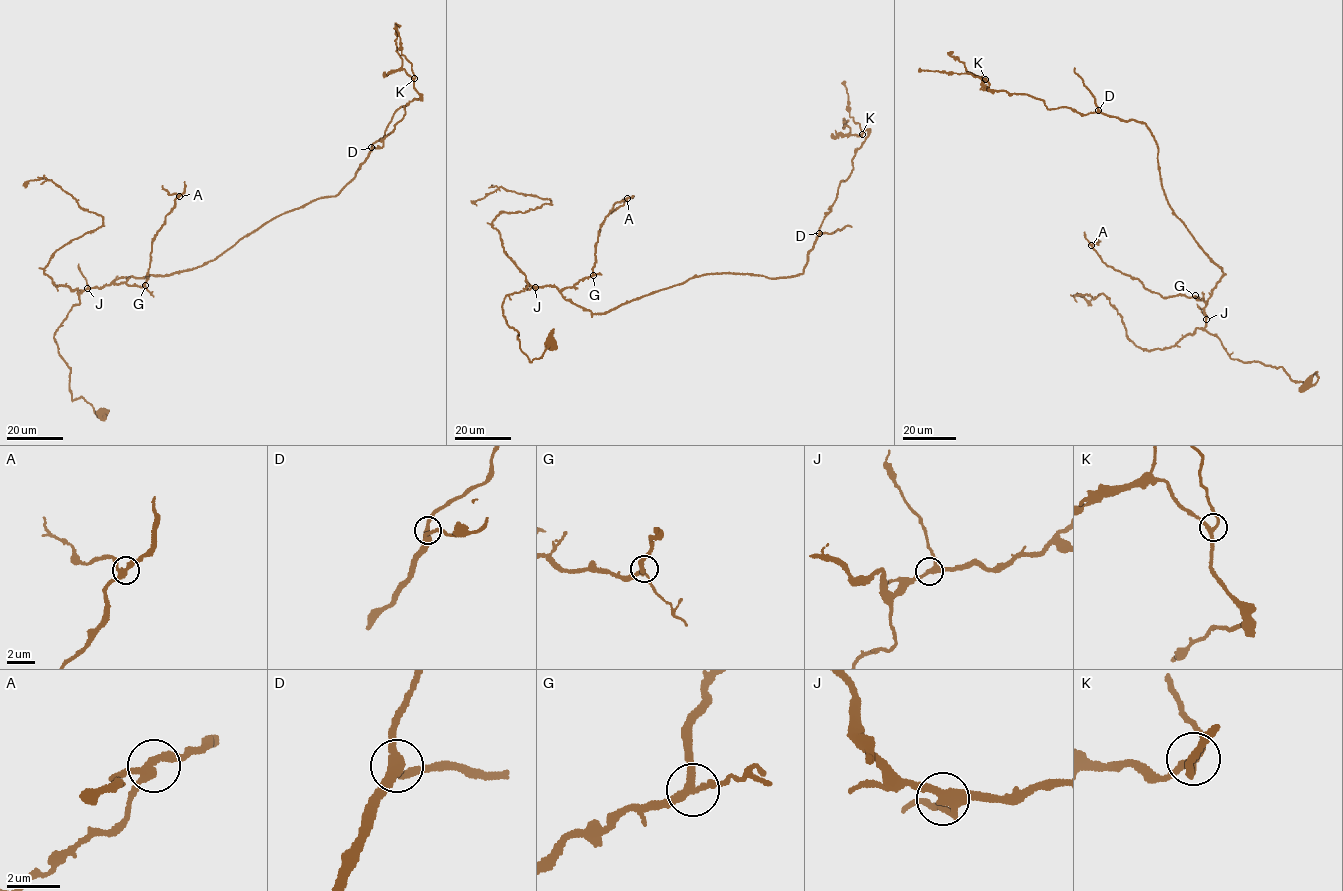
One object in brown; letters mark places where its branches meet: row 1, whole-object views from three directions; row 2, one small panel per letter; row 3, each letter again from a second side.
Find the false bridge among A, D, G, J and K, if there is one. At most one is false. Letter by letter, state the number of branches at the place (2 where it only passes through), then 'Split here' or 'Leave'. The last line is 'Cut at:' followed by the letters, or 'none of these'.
A: Branches: 3. Leave
D: Branches: 3. Leave
G: Branches: 3. Leave
J: Branches: 3. Leave
K: Branches: 3. Leave
Cut at: none of these

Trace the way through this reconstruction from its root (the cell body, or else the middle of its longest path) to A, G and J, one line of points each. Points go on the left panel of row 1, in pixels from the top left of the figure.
A: (102, 412), (72, 400), (54, 336), (83, 290), (144, 286), (152, 239), (179, 196)
G: (102, 412), (97, 416), (81, 397), (72, 400), (70, 367), (54, 336), (83, 290), (112, 283), (145, 285)
J: (102, 412), (97, 416), (81, 397), (72, 400), (70, 367), (54, 337), (87, 288)

